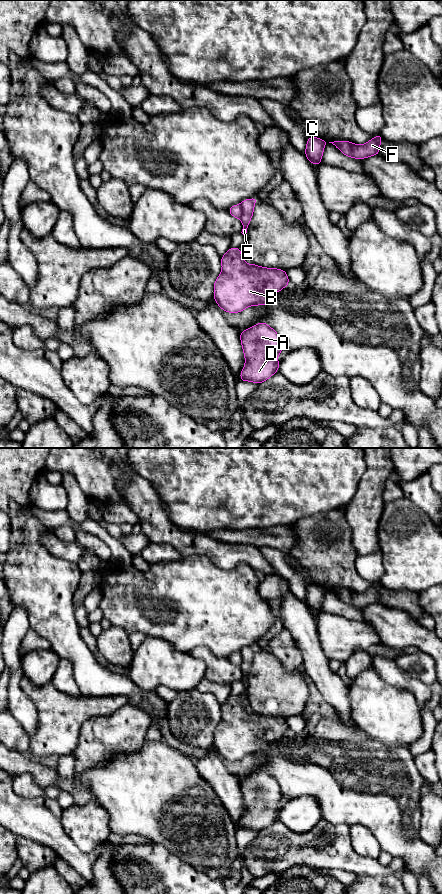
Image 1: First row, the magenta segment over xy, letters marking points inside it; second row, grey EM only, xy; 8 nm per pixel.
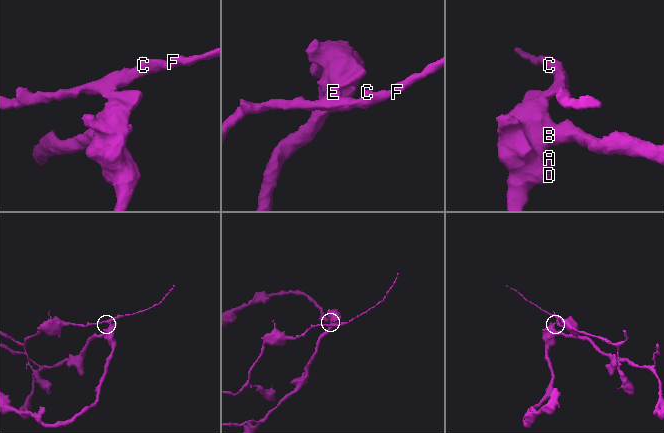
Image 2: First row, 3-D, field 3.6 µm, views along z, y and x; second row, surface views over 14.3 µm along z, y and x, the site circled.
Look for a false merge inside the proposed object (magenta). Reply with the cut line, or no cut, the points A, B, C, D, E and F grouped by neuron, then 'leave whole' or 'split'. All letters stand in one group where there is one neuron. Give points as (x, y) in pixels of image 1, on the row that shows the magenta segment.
cut xy (238, 205), (241, 210), (240, 218); groups A B D E / C F; split

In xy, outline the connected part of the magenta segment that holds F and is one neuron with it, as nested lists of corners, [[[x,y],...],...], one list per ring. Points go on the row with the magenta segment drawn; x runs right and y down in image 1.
[[[378,134],[376,137],[369,140],[364,145],[357,145],[349,141],[340,141],[340,140],[329,143],[332,143],[346,156],[355,159],[363,159],[379,154],[380,142],[382,139],[383,137],[380,134]]]

